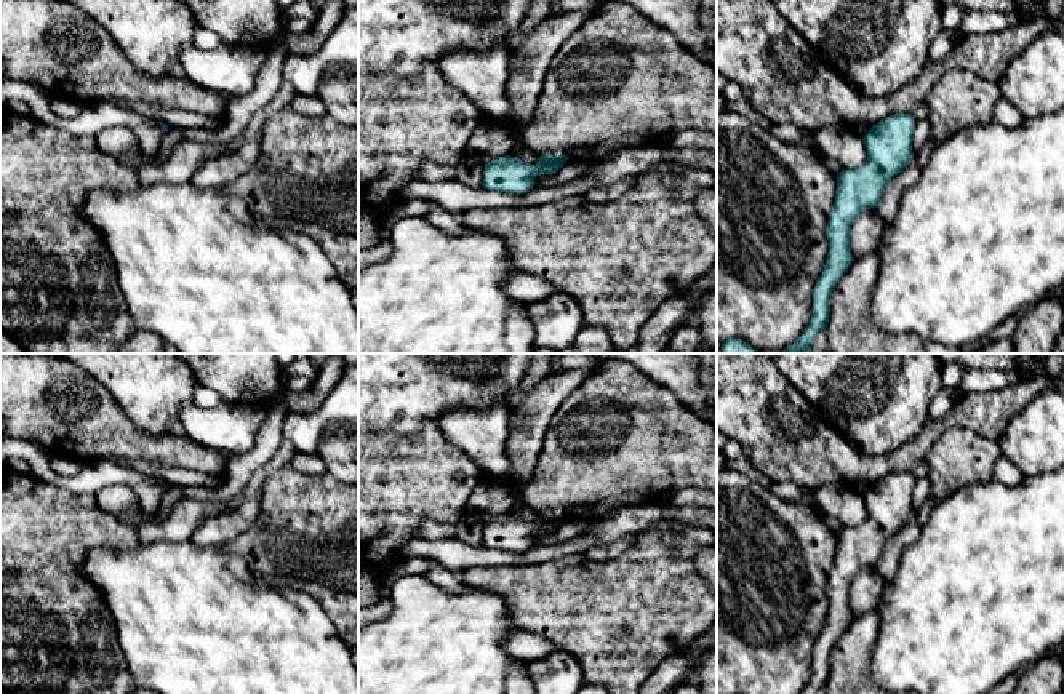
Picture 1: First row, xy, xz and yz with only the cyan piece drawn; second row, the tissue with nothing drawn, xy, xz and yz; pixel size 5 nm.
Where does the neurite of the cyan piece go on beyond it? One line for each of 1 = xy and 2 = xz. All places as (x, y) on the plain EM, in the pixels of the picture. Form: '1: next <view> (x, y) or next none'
1: next none
2: next none

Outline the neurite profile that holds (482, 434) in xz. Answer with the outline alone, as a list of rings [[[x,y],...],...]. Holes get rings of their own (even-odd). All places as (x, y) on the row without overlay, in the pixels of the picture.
[[[502,401],[485,408],[458,406],[440,416],[437,429],[450,445],[464,451],[477,464],[485,478],[504,478],[510,472],[510,459],[506,451],[509,417],[510,405]]]

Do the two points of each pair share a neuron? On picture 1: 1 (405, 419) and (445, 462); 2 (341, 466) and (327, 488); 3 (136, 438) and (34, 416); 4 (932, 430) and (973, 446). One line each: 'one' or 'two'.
1: two
2: two
3: one
4: two

